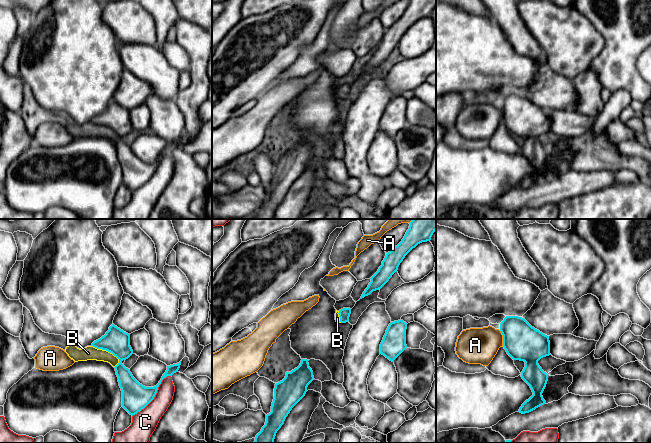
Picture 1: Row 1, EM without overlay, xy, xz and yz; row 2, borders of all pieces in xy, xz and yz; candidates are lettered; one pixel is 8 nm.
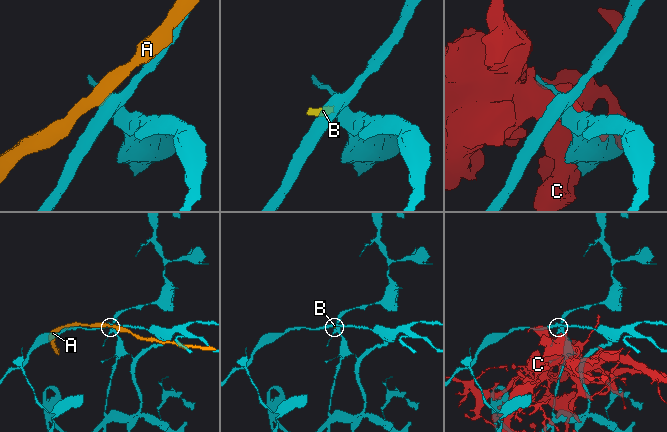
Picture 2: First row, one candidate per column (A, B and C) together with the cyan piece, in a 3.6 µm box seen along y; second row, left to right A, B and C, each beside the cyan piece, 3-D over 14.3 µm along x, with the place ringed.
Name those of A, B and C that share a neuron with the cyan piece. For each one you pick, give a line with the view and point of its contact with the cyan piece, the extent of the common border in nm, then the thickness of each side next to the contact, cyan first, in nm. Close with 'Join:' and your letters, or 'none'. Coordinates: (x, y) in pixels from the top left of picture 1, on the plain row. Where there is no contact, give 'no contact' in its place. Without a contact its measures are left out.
B: contact xy (106, 126); length 280 nm; calibres 200 and 110 nm
Join: B

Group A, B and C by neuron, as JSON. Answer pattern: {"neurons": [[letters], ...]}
{"neurons": [["A"], ["B"], ["C"]]}

